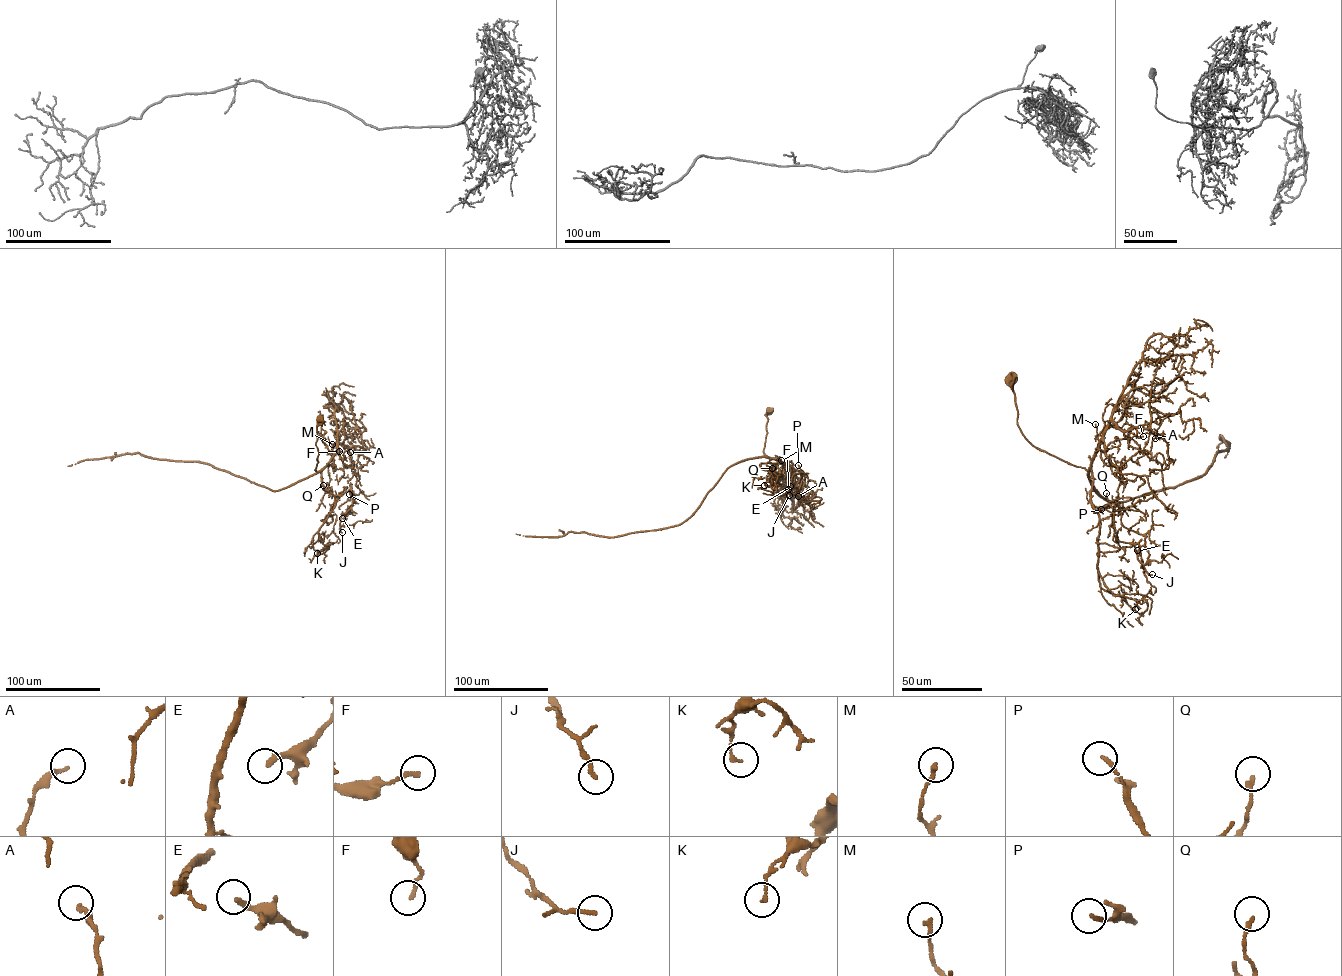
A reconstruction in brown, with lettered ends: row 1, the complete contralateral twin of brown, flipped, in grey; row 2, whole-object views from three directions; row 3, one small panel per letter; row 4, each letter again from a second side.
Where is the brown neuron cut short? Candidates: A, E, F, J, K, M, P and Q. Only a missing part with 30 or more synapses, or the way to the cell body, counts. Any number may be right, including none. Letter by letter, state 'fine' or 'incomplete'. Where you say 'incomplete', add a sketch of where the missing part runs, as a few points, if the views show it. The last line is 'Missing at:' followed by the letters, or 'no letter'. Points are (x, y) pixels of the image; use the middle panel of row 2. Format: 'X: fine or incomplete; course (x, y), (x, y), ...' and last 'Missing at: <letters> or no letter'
A: fine
E: fine
F: fine
J: fine
K: fine
M: fine
P: fine
Q: fine
Missing at: no letter

